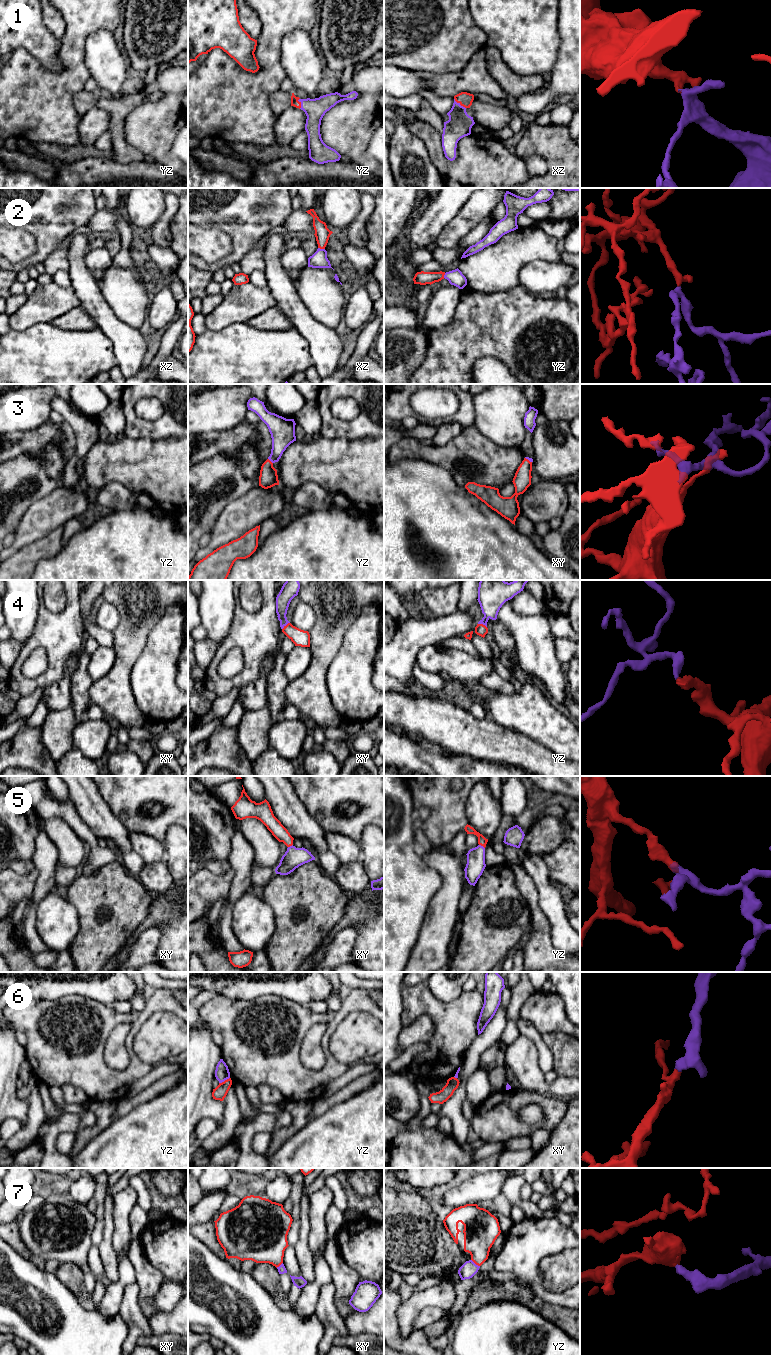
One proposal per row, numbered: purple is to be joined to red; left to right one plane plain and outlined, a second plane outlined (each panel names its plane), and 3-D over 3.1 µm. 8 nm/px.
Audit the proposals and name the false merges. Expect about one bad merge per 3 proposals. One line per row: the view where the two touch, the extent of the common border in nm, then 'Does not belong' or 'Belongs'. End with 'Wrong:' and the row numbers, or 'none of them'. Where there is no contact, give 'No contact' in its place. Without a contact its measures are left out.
1: Touches red in xz. Shared border 130 nm. Belongs
2: Touches red in xz. Shared border 60 nm. Belongs
3: Touches red in yz. Shared border 60 nm. Belongs
4: Touches red in xy. Shared border 90 nm. Belongs
5: Touches red in yz. Shared border 60 nm. Belongs
6: Touches red in yz. Shared border 100 nm. Belongs
7: Touches red in yz. Shared border 90 nm. Belongs
Wrong: none of them

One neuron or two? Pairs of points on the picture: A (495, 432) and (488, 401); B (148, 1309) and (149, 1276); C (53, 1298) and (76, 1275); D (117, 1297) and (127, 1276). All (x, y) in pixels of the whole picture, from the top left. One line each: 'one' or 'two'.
A: one
B: one
C: two
D: one

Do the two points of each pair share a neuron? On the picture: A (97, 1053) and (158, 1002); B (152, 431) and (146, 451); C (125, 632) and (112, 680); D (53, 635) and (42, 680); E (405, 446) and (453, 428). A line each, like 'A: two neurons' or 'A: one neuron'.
A: one neuron
B: two neurons
C: one neuron
D: one neuron
E: two neurons

